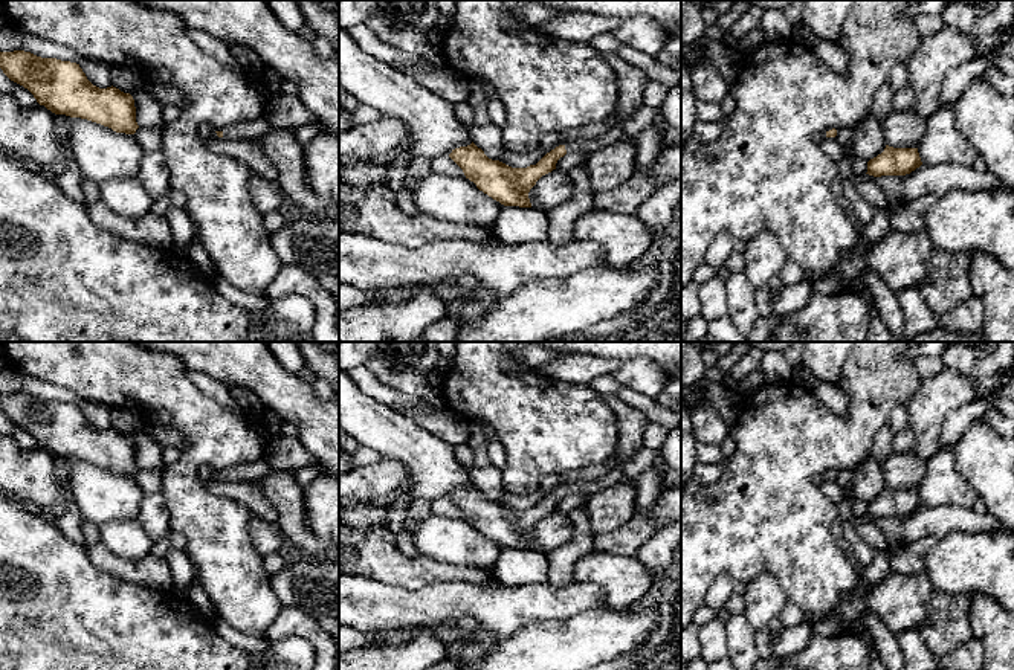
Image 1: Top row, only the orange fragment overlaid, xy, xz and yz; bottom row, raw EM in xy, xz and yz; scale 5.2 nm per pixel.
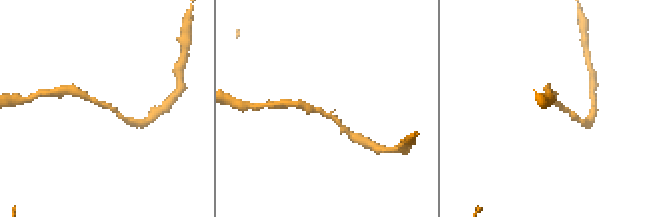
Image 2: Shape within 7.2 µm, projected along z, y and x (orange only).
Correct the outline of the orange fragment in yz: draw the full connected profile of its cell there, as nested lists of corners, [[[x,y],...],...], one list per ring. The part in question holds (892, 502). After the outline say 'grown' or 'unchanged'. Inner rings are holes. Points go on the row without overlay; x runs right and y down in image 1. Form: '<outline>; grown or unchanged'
[[[886,487],[884,493],[867,504],[867,514],[874,519],[906,517],[922,507],[918,490],[893,490]]]; unchanged

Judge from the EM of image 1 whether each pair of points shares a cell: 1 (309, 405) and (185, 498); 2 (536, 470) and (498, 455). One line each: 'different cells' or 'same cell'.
1: different cells
2: different cells

